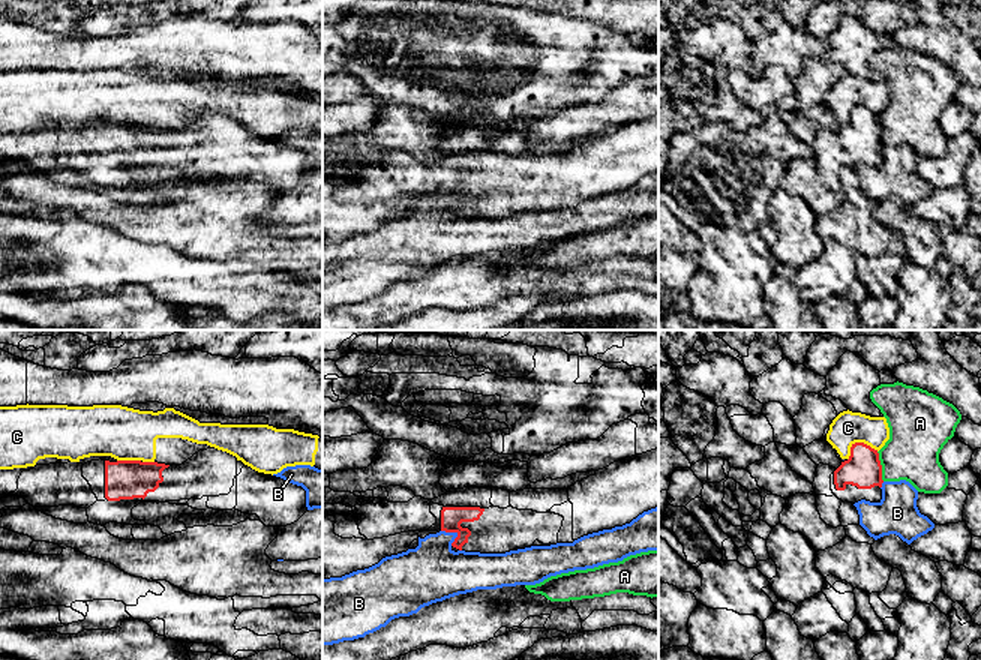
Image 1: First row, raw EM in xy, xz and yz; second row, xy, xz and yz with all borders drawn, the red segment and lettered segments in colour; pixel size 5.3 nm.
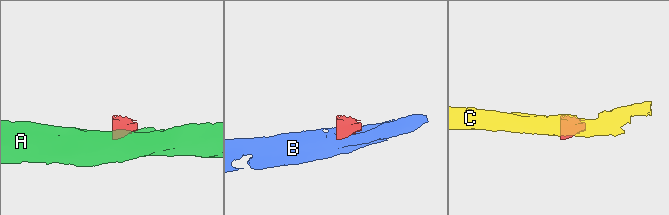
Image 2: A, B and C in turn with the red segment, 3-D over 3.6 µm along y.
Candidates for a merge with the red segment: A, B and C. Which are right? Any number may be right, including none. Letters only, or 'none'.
none

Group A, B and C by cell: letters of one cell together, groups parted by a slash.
A / B / C

